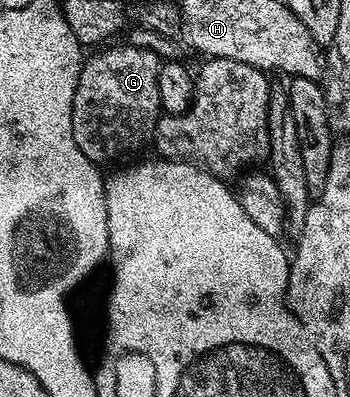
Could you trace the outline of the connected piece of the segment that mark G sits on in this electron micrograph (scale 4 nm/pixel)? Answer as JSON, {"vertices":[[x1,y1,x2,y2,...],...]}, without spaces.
{"vertices":[[126,44,102,50,82,63,71,109,73,140,77,140,77,148,81,148,84,156,96,164,123,158,146,142,148,145,161,117,157,92,159,55]]}

